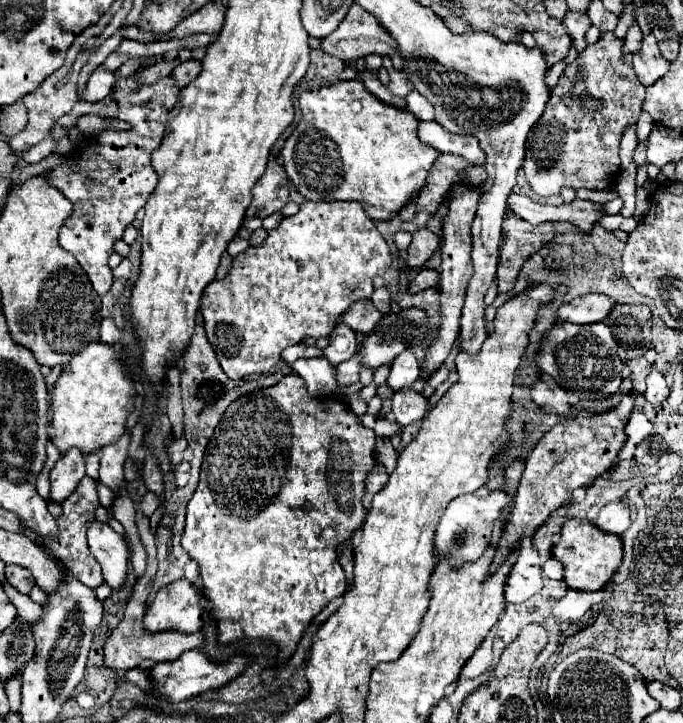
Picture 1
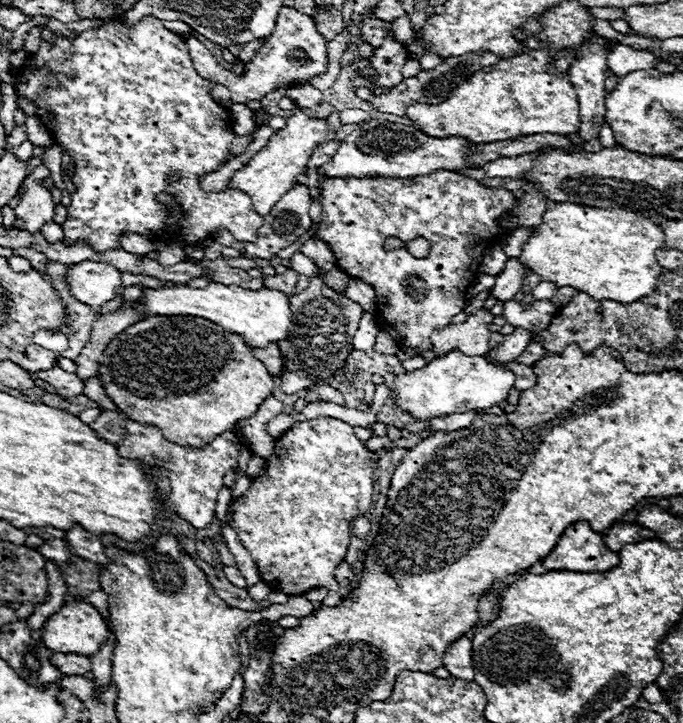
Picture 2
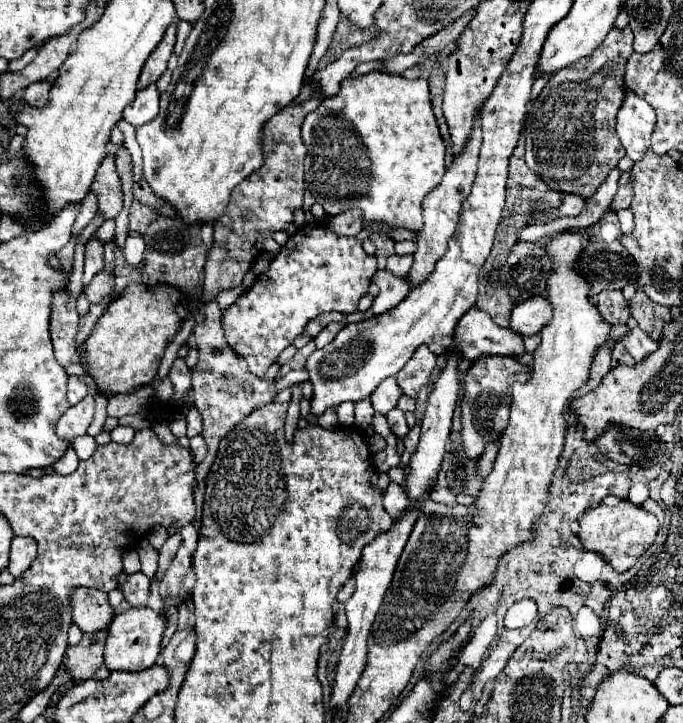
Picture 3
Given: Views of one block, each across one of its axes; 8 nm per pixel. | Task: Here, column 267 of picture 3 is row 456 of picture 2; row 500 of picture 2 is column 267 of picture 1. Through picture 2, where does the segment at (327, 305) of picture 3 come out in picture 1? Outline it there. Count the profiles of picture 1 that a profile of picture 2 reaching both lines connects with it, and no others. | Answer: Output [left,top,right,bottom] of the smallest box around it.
[202,202,390,380]

